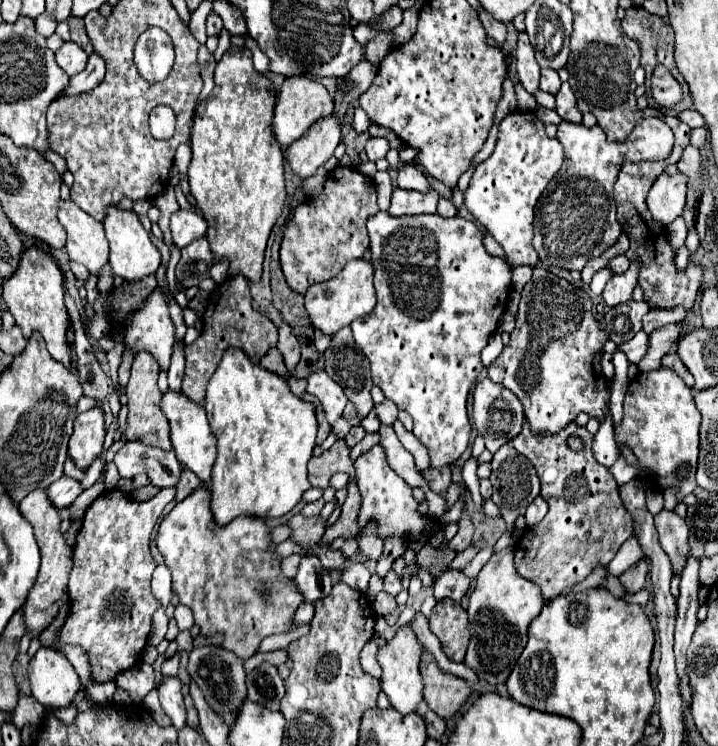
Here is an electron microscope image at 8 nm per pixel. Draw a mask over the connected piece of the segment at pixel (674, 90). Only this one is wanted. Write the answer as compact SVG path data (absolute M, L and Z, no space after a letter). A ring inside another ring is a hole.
M662 63L654 69L652 77L652 97L660 107L676 107L682 101L682 87L680 83L674 79L674 75L670 71L666 71L666 67L662 67Z

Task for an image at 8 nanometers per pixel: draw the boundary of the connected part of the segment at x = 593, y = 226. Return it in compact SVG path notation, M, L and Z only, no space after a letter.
M650 117L634 127L626 143L608 143L598 125L588 129L568 121L558 125L556 137L564 145L566 161L534 209L534 249L544 265L582 271L590 259L600 257L612 247L622 233L622 225L616 219L612 187L624 157L630 161L664 159L672 151L674 133L662 119Z

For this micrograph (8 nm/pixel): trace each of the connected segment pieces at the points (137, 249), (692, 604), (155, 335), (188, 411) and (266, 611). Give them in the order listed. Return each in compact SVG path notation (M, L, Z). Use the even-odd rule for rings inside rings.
M118 205L106 207L106 217L104 217L102 223L104 223L106 239L110 243L112 275L122 277L124 281L138 281L138 279L158 271L158 267L160 267L160 253L154 247L154 243L150 241L146 229L142 227L142 223L140 223L140 219L138 219L138 215L134 211L118 209Z
M688 553L686 567L680 573L680 595L678 595L678 619L676 619L676 639L674 639L674 655L676 655L676 671L682 679L680 691L684 697L684 707L690 703L690 687L688 677L684 673L686 667L686 651L690 647L692 633L698 623L698 559Z
M156 287L152 291L150 297L146 297L146 303L142 303L142 307L130 315L130 319L126 321L126 337L124 337L124 345L132 347L136 353L146 349L150 351L156 361L160 363L160 369L168 369L170 365L170 357L172 357L172 343L174 343L174 321L170 317L168 311L168 301L170 301L172 291L166 293L164 287Z
M168 389L166 393L162 393L160 409L170 421L170 437L172 437L172 447L174 447L178 461L190 471L194 471L204 483L210 483L210 469L216 459L216 439L214 439L214 433L210 431L210 423L208 423L204 405L190 401L186 395L182 395L182 391Z
M202 483L162 519L156 547L172 571L172 589L180 603L194 611L204 637L224 633L222 647L248 659L260 641L290 629L302 595L280 571L280 557L270 551L270 529L258 517L240 515L220 527L210 511L210 491Z

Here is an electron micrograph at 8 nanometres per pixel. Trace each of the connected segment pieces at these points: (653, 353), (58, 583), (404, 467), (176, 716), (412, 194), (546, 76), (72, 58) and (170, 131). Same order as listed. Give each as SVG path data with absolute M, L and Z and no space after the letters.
M674 323L674 325L666 325L662 329L656 329L654 333L650 333L650 351L648 355L638 363L640 371L652 371L660 367L660 359L670 351L670 347L674 347L678 343L678 339L682 337L682 333L686 331L686 323Z
M48 489L32 491L30 495L26 495L26 499L20 501L18 509L32 523L34 535L36 535L36 541L38 541L38 547L40 547L40 555L42 555L42 563L40 563L36 583L32 585L28 599L24 603L26 629L32 631L32 635L38 635L52 623L58 609L68 601L68 575L70 575L70 569L72 569L72 549L62 539L60 515L58 515L58 509L48 499Z
M380 425L380 445L384 447L386 451L386 457L388 457L388 463L390 467L410 485L410 487L422 487L428 495L434 495L430 493L428 489L428 483L422 479L422 475L418 473L416 465L414 465L414 457L402 447L400 439L396 437L392 425Z
M162 677L158 683L160 703L164 713L172 719L172 725L180 729L186 723L186 711L184 711L184 699L182 699L182 683L176 677Z
M396 187L392 193L392 205L388 213L394 217L436 213L436 203L438 203L438 193L434 189L430 189L428 193L418 193L418 191L406 191Z
M542 69L542 77L540 77L540 89L548 91L548 93L556 93L560 89L560 77L554 69Z
M68 41L68 43L64 43L64 45L56 51L56 63L58 63L68 75L76 75L78 71L84 71L84 67L86 67L86 63L88 63L88 55L86 55L86 51L84 51L80 45Z
M158 105L150 113L150 132L154 139L170 139L174 135L176 117L174 111L166 105Z

